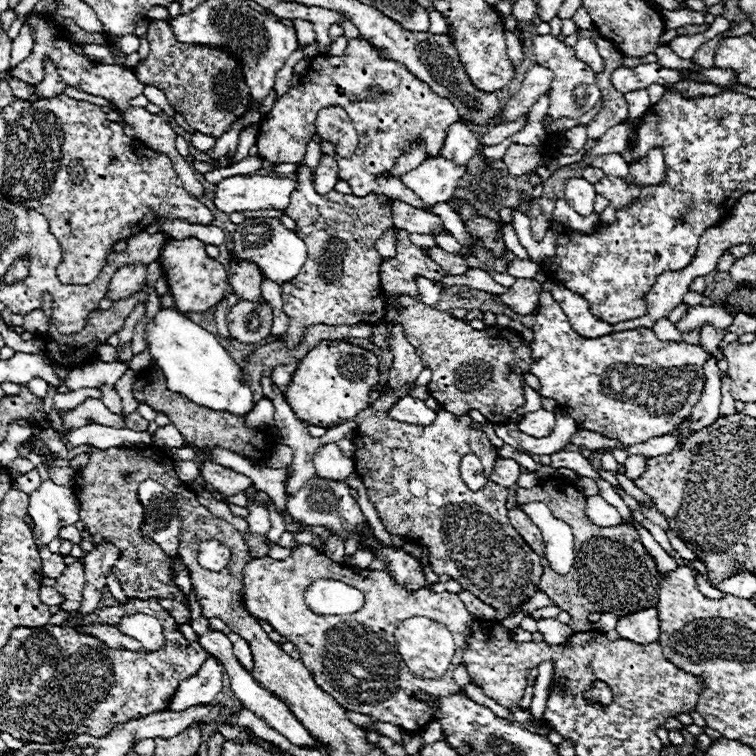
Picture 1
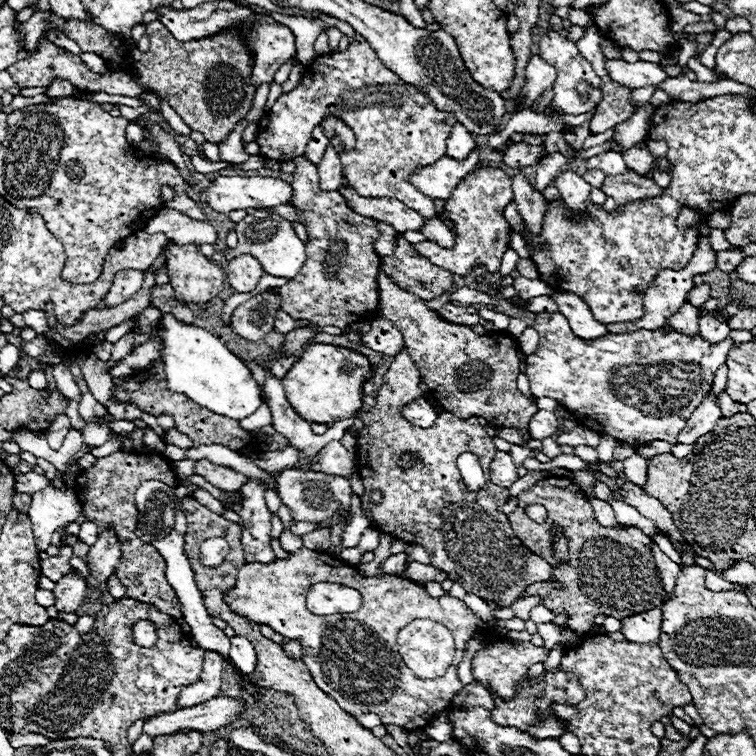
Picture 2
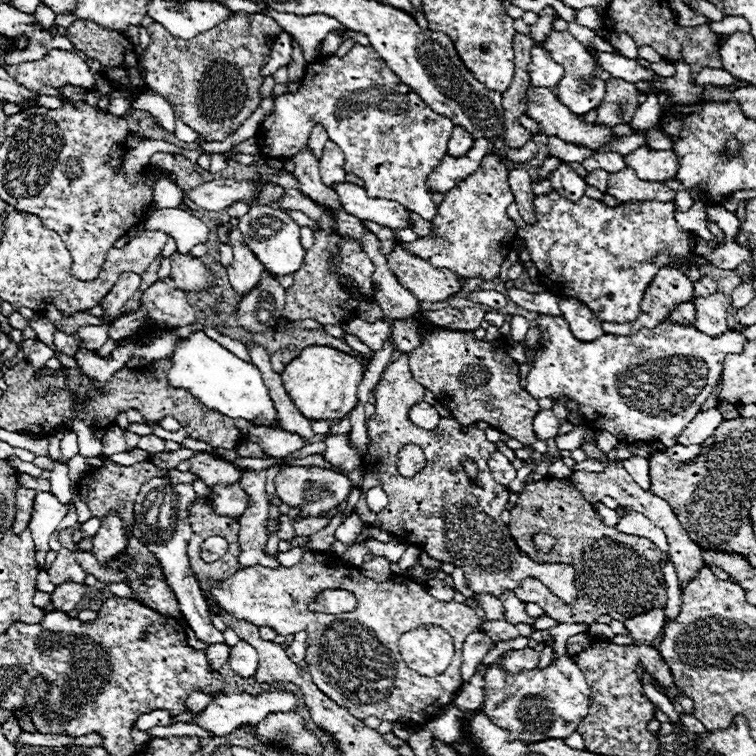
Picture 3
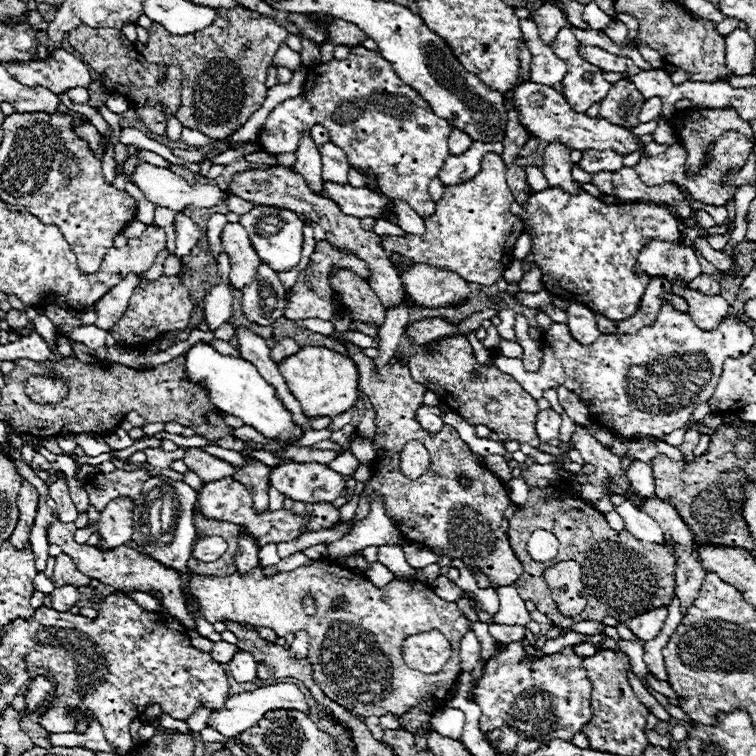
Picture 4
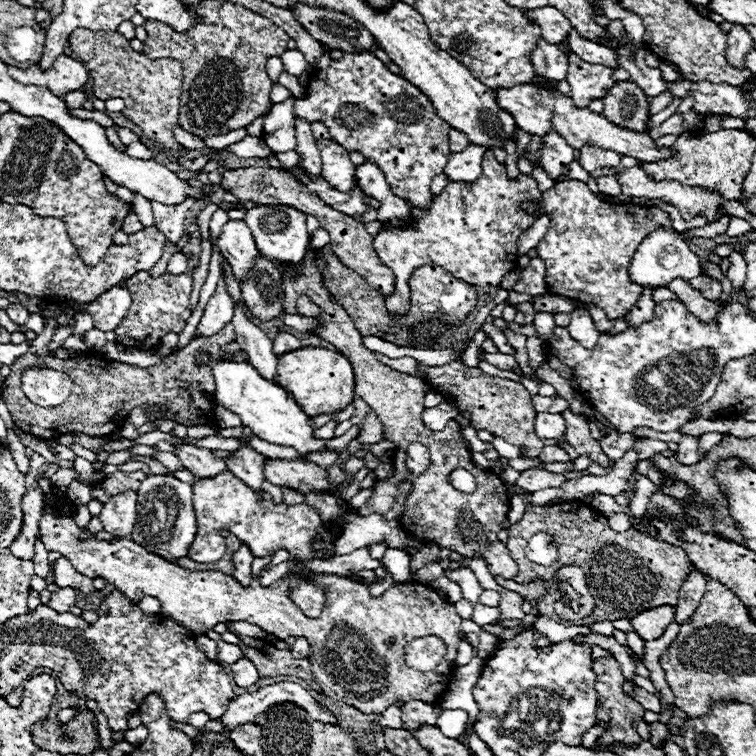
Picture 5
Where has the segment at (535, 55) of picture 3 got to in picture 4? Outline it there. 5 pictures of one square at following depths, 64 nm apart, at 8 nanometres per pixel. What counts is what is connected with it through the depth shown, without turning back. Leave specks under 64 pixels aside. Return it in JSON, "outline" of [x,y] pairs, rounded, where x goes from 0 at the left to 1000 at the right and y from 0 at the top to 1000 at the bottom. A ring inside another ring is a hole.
{"outline":[[[688,26],[688,40],[698,56],[698,66],[704,71],[701,85],[701,106],[720,114],[733,114],[743,108],[749,98],[749,85],[728,66],[728,61],[717,58],[712,50],[712,37],[704,26]]]}

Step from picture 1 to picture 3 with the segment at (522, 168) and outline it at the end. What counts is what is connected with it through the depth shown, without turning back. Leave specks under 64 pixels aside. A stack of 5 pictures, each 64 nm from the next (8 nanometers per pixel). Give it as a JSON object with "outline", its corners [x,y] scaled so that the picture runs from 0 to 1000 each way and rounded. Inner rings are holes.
{"outline":[[[701,185],[696,193],[688,193],[688,196],[677,196],[677,198],[672,198],[667,212],[672,212],[672,214],[683,214],[683,217],[690,217],[690,214],[704,212],[704,209],[709,206],[709,201],[712,201],[712,196],[709,196],[709,190]]]}

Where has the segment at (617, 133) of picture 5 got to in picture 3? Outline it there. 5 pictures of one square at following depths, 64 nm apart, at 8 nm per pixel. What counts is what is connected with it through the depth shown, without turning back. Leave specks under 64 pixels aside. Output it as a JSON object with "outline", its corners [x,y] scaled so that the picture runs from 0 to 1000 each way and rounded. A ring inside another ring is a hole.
{"outline":[[[704,114],[698,116],[696,151],[717,164],[720,180],[733,177],[749,188],[778,193],[778,196],[791,196],[810,185],[807,169],[775,164],[762,151],[754,151],[754,146],[749,146],[738,135],[735,124],[730,124],[725,116],[717,119],[706,119]]]}

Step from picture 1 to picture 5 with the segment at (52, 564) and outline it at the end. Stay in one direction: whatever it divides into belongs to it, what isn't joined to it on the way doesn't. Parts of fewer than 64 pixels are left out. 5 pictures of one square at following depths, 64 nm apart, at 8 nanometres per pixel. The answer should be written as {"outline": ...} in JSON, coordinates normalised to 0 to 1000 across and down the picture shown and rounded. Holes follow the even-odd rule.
{"outline":[[[79,735],[74,743],[71,743],[71,772],[74,775],[98,775],[101,780],[108,780],[111,786],[119,786],[124,783],[124,775],[122,775],[122,767],[114,765],[111,759],[106,759],[90,738]]]}

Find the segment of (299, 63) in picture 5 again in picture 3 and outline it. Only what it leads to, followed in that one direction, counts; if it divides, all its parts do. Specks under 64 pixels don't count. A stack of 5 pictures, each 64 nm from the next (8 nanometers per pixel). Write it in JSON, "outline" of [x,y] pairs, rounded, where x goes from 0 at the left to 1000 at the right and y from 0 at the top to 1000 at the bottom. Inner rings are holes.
{"outline":[[[370,42],[368,50],[362,50],[362,56],[360,56],[357,77],[354,77],[354,82],[347,87],[344,101],[347,101],[347,103],[354,103],[354,101],[360,101],[370,87],[381,87],[384,74],[386,74],[386,66],[389,66],[389,61],[386,61],[384,45],[381,45],[381,42]]]}

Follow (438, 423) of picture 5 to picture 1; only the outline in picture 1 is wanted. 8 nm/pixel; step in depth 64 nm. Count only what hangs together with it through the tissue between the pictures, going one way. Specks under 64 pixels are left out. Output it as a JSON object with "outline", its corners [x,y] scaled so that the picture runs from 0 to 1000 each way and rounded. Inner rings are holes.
{"outline":[[[534,524],[529,526],[529,532],[513,542],[519,556],[529,556],[529,558],[540,558],[540,561],[556,561],[556,563],[566,563],[569,558],[577,556],[577,545],[569,542],[561,529],[545,526],[545,524]]]}

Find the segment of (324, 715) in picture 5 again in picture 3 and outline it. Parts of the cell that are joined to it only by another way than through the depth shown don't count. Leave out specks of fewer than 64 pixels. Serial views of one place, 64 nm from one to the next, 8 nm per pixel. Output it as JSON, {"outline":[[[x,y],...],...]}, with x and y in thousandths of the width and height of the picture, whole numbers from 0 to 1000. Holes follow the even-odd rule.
{"outline":[[[349,915],[341,923],[336,923],[331,918],[291,918],[262,947],[257,947],[251,939],[246,939],[235,947],[228,947],[228,958],[233,958],[233,955],[259,958],[259,960],[265,960],[265,963],[270,963],[286,974],[299,974],[320,958],[341,958],[357,942],[384,942],[389,937],[392,937],[392,923],[386,915]]]}

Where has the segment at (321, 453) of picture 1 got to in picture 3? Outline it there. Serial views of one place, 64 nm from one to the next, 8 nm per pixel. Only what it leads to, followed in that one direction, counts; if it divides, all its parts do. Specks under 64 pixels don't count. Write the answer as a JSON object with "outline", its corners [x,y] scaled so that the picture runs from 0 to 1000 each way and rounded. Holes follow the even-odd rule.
{"outline":[[[447,574],[447,577],[434,577],[434,590],[429,595],[429,608],[437,611],[447,624],[460,627],[466,622],[471,622],[476,616],[476,603],[471,595],[466,595],[458,587],[458,577]]]}

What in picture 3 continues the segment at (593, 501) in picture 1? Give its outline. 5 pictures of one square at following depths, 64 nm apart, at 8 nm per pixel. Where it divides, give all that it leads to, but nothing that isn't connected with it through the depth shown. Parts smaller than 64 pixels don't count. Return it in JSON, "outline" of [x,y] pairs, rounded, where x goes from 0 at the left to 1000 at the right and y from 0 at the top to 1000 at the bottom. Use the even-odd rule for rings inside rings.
{"outline":[[[786,664],[786,675],[791,677],[791,683],[794,683],[794,688],[802,693],[802,696],[815,696],[817,693],[817,680],[815,680],[815,675],[810,675],[810,672],[804,672],[804,669],[799,669],[796,664]]]}

